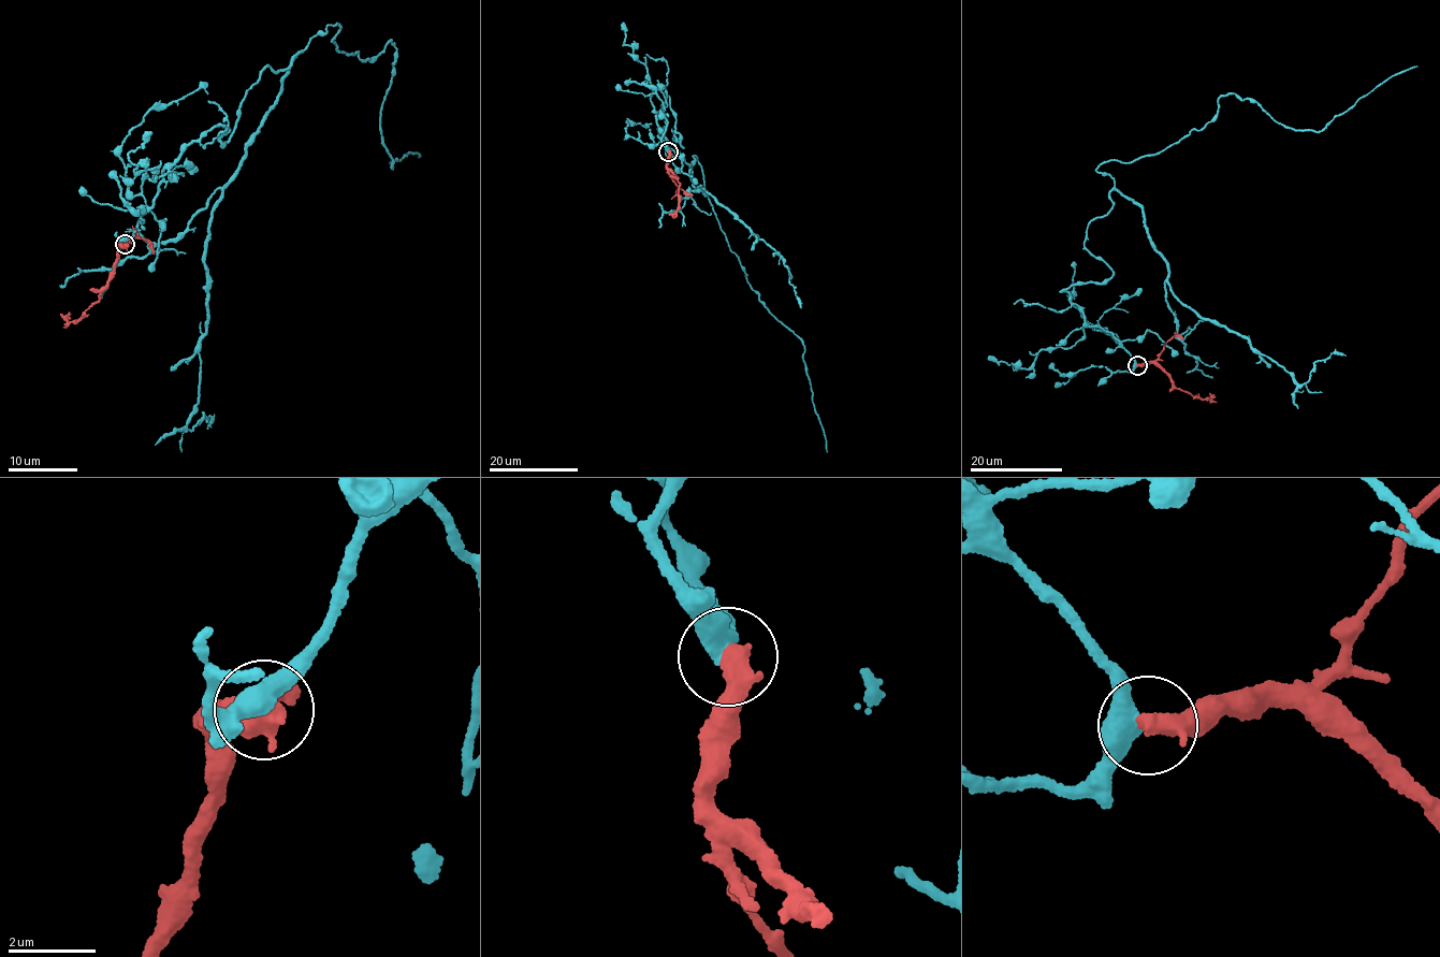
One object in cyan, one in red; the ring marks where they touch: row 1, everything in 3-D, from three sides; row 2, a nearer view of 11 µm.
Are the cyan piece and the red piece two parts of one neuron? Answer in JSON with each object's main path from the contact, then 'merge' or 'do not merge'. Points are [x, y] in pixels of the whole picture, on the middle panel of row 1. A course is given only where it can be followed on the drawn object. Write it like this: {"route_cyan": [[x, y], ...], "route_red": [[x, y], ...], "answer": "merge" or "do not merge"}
{"route_cyan": [[668, 151], [668, 97], [750, 287], [803, 344], [827, 451]], "route_red": [[669, 151], [667, 169], [680, 184], [679, 208], [672, 214]], "answer": "do not merge"}

